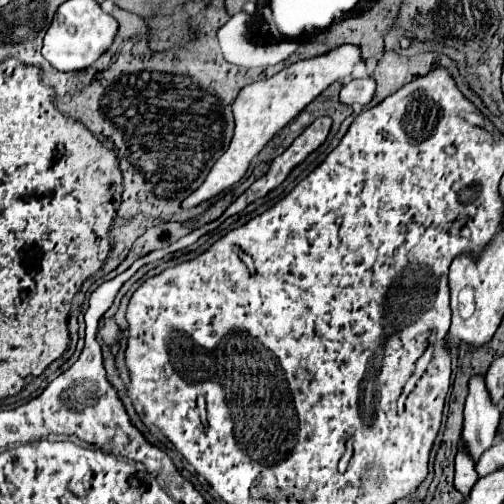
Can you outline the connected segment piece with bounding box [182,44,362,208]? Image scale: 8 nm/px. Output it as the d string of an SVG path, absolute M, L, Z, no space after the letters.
M344 44L344 46L338 46L338 48L330 50L324 56L318 56L318 58L312 58L312 60L300 60L300 62L296 62L296 64L280 70L272 78L258 80L258 82L252 82L252 84L244 86L240 90L234 106L232 106L236 128L234 128L234 138L230 142L230 148L212 166L212 170L206 176L206 180L202 182L202 186L196 188L182 202L182 208L194 208L194 206L198 206L198 204L202 204L202 202L218 196L220 192L228 190L230 186L238 184L244 178L244 174L248 172L250 162L272 140L272 136L278 130L282 130L292 118L296 118L332 82L342 82L352 72L352 68L358 62L362 62L360 48L352 46L352 44Z

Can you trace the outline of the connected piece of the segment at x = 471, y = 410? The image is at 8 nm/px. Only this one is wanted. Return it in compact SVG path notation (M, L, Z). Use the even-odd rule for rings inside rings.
M476 374L468 382L470 392L464 406L464 430L462 442L474 460L482 456L496 440L496 430L500 424L500 410L492 402L482 374Z

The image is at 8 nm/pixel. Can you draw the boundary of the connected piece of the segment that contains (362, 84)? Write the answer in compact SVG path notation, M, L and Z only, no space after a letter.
M372 78L352 80L352 82L344 84L344 88L340 90L340 102L350 104L350 106L352 104L366 106L374 98L374 90L376 90L376 82Z

